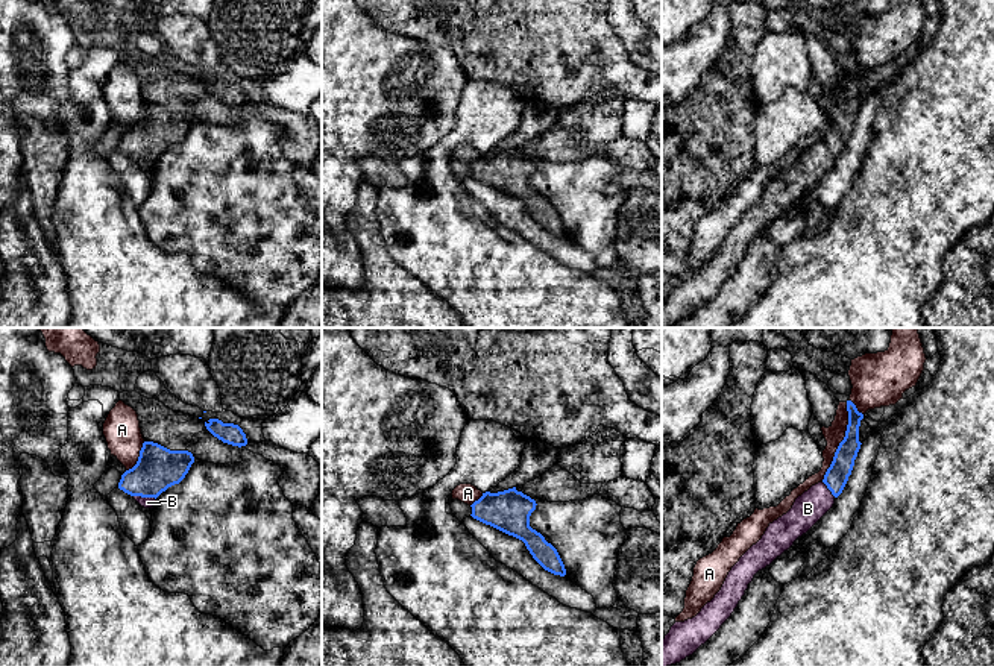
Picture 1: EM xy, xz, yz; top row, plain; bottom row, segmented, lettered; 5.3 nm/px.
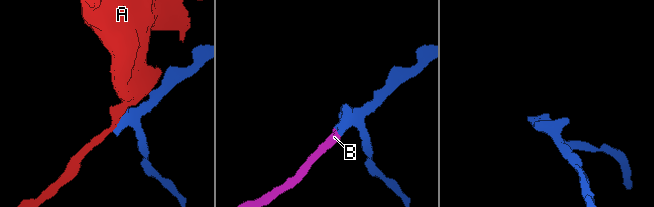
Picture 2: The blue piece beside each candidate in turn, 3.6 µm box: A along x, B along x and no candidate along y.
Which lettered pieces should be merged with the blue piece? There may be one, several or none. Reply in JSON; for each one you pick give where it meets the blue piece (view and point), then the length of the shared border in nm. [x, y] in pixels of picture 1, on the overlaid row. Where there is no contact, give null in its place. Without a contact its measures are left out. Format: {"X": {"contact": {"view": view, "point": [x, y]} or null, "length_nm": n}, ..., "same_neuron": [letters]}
{"B": {"contact": {"view": "xy", "point": [144, 496]}, "length_nm": 120}, "same_neuron": ["B"]}

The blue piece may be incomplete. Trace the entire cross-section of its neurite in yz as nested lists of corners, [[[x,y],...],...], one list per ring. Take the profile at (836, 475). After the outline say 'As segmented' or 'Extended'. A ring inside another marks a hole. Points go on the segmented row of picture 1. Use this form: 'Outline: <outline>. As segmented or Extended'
Outline: [[[847,401],[848,425],[824,479],[798,496],[792,508],[769,523],[762,539],[731,567],[721,590],[701,611],[684,622],[675,622],[662,640],[662,666],[680,663],[697,652],[731,616],[754,575],[788,551],[835,504],[851,475],[860,449],[859,426],[863,414]]]. Extended

